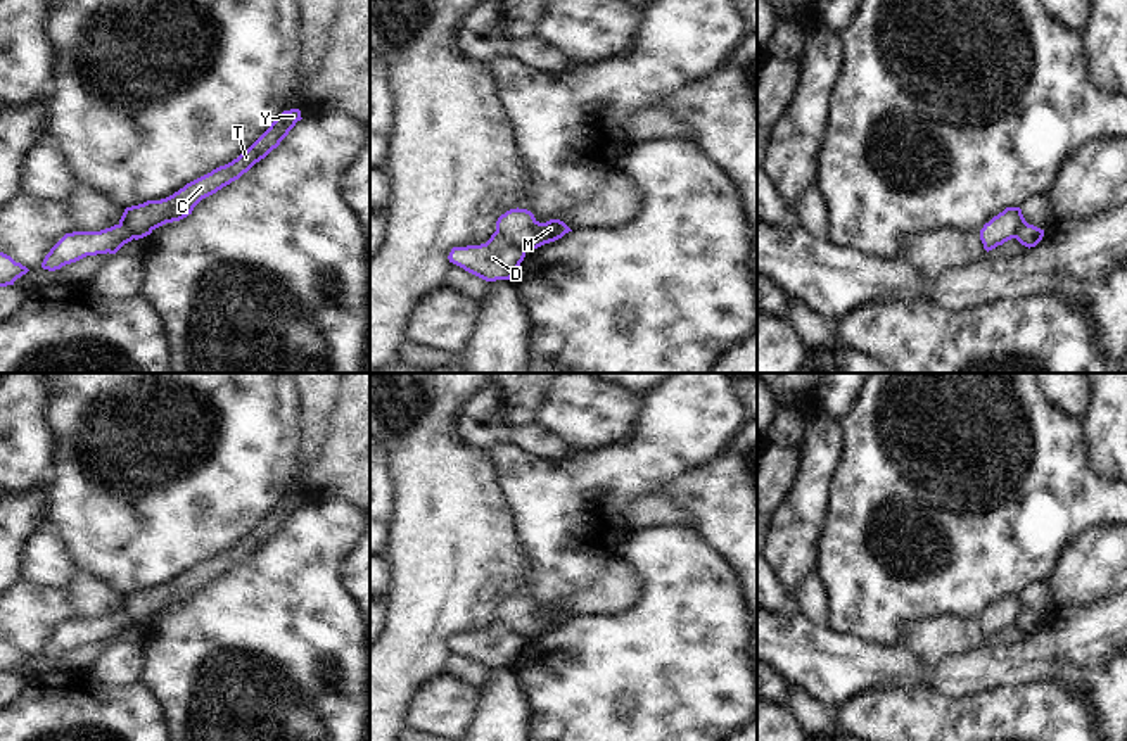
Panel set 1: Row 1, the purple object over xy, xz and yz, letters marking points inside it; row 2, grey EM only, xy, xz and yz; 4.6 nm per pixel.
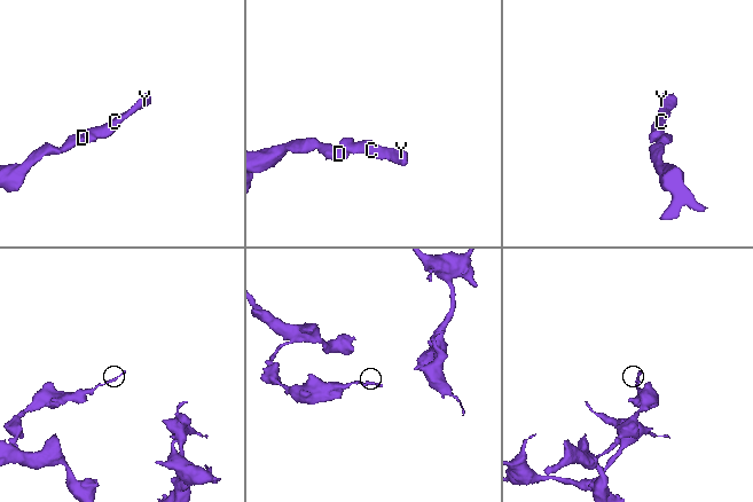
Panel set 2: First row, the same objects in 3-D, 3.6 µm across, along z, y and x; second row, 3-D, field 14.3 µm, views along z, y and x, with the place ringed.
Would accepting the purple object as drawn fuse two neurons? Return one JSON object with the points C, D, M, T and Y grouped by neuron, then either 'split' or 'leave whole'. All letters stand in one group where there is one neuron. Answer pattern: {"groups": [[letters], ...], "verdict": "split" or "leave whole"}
{"groups": [["C", "M", "T", "Y"], ["D"]], "verdict": "split"}

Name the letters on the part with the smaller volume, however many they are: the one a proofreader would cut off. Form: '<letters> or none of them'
C, M, T, Y

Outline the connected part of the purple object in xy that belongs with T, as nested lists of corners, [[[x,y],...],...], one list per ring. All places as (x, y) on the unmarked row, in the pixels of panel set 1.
[[[299,496],[283,497],[270,511],[270,515],[237,546],[187,570],[183,575],[166,586],[147,587],[138,592],[126,594],[119,611],[128,618],[128,622],[138,627],[166,610],[187,605],[202,586],[239,567],[256,549],[277,535],[301,506]]]

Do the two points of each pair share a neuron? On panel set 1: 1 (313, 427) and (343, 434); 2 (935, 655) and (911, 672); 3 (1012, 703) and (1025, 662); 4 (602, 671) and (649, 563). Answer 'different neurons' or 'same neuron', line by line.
1: different neurons
2: different neurons
3: different neurons
4: same neuron

